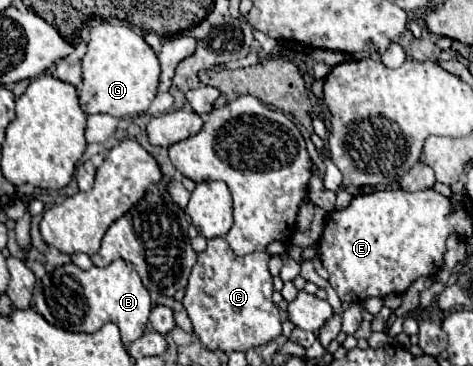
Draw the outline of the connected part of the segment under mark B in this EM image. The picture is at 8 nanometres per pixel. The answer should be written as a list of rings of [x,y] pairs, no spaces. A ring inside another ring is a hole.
[[[117,259],[107,267],[93,267],[89,271],[83,271],[73,263],[55,267],[53,273],[41,279],[41,291],[37,293],[33,307],[49,323],[77,333],[95,333],[111,321],[119,327],[121,341],[129,345],[145,333],[151,301],[149,291],[143,287],[135,267],[123,259]]]

